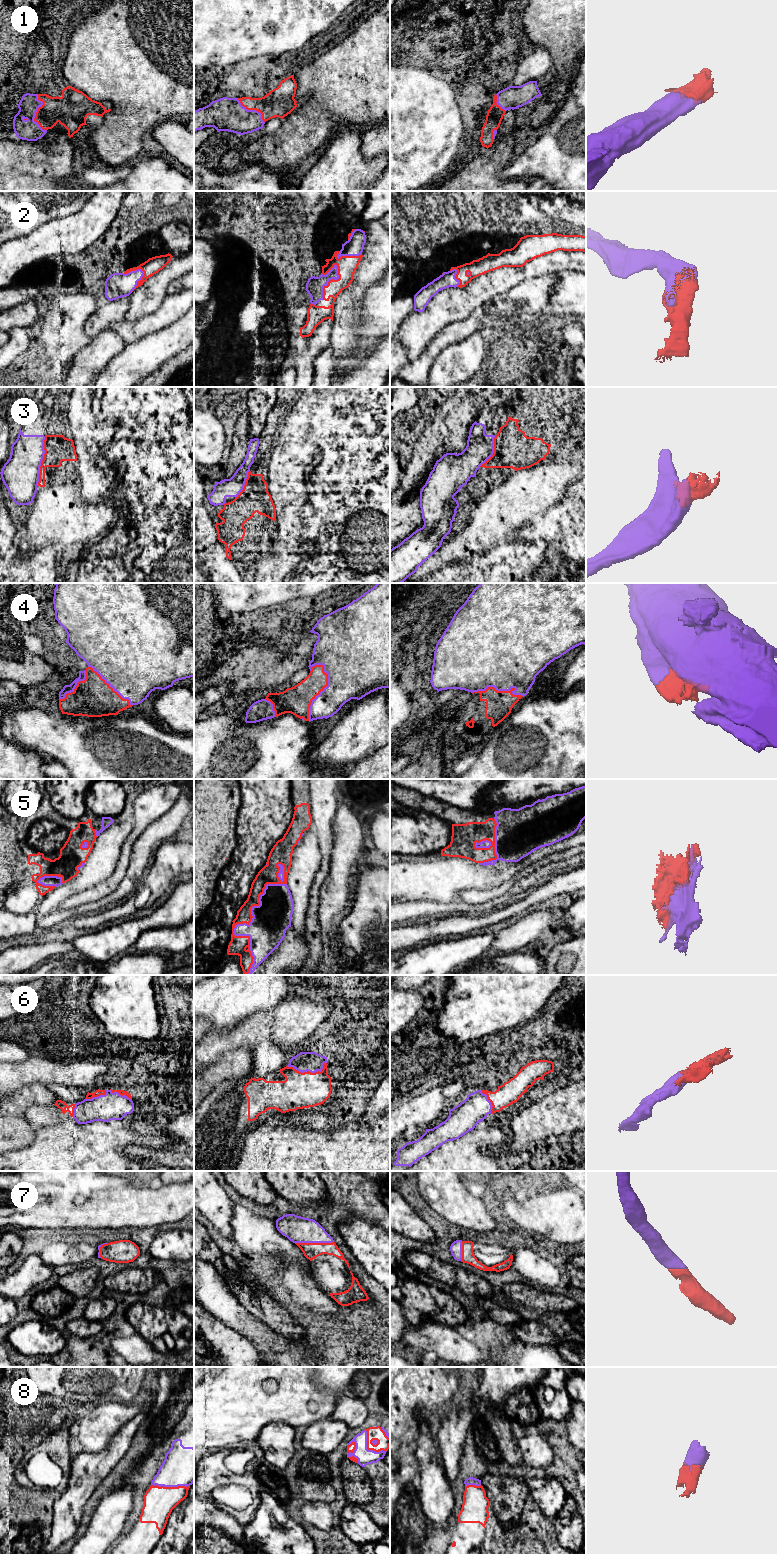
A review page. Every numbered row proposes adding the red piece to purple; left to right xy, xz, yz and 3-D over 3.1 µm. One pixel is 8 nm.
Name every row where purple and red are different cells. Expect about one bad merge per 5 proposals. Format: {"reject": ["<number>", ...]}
{"reject": []}

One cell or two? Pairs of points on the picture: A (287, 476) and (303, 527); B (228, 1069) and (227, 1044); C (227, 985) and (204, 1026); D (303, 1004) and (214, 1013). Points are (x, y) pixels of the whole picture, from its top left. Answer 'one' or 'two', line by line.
A: one
B: two
C: two
D: two

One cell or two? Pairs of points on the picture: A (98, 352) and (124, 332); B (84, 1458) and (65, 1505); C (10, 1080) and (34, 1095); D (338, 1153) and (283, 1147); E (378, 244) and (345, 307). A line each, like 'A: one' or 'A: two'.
A: two
B: one
C: two
D: one
E: one

